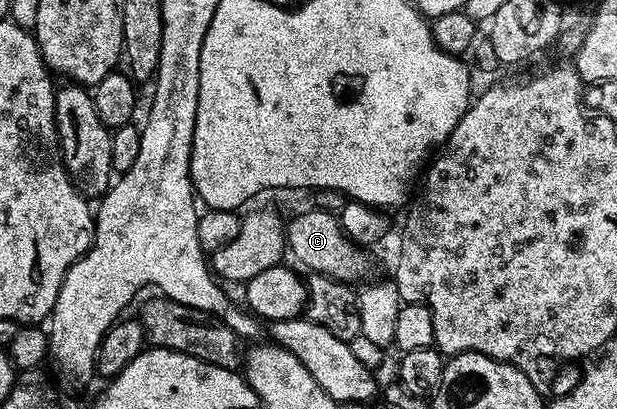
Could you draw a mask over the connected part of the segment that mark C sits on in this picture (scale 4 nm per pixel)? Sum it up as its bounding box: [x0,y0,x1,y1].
[285,208,371,283]

